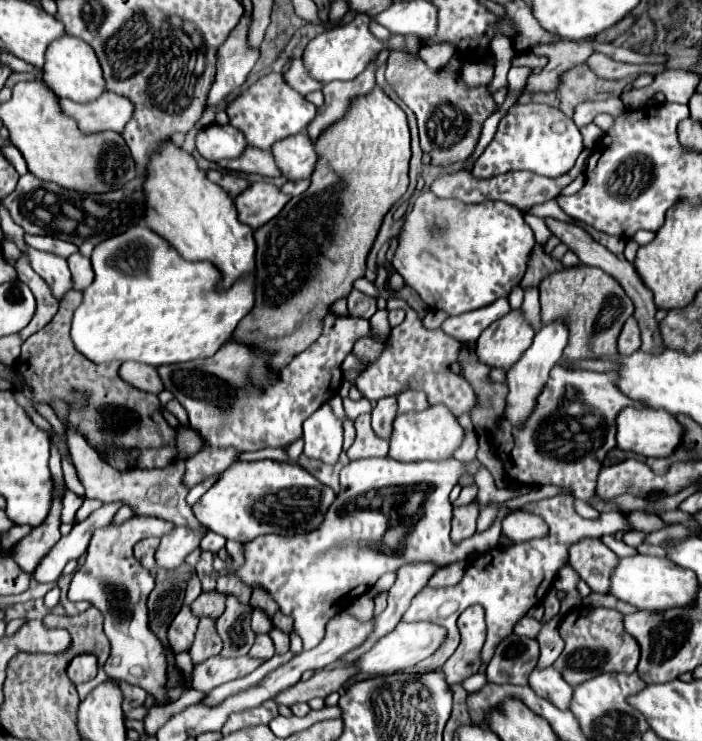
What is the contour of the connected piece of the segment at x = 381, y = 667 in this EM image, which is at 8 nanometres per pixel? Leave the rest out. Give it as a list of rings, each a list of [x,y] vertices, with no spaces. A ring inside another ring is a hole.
[[[422,621],[420,623],[398,623],[394,631],[378,639],[372,645],[372,649],[362,653],[354,661],[354,665],[358,667],[360,673],[368,673],[368,675],[392,675],[398,671],[410,671],[418,661],[432,655],[432,651],[436,651],[436,647],[442,641],[444,641],[444,629],[436,627],[434,623],[422,623]]]

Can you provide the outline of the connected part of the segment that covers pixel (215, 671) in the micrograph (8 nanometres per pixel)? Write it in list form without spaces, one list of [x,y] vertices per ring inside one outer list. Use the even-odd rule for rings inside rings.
[[[214,655],[202,663],[196,663],[192,669],[192,687],[200,689],[202,693],[212,691],[214,687],[252,673],[256,667],[260,667],[264,659],[254,659],[250,655],[244,655],[242,659],[222,657]]]

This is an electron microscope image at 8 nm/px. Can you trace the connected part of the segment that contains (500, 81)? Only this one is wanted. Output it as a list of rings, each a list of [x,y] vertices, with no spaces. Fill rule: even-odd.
[[[496,29],[490,48],[495,54],[496,60],[494,77],[488,88],[490,94],[493,95],[494,91],[502,87],[508,87],[507,74],[511,67],[511,59],[515,56],[515,51],[512,47],[511,40],[498,29]]]

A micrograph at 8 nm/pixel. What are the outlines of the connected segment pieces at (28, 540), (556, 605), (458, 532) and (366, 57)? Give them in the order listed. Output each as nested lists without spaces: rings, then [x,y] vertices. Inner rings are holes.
[[[54,491],[52,493],[52,511],[48,513],[48,519],[44,519],[44,523],[40,527],[34,527],[32,533],[26,535],[12,549],[12,559],[18,563],[18,567],[22,571],[32,573],[38,567],[38,563],[42,561],[42,557],[46,557],[50,553],[50,549],[62,537],[60,531],[58,531],[60,511],[62,511],[60,495]]]
[[[552,587],[550,591],[548,591],[548,595],[546,595],[546,599],[544,599],[544,621],[548,621],[548,619],[552,619],[554,615],[558,615],[558,611],[560,611],[560,601],[558,601],[558,597],[556,597],[556,589]]]
[[[468,503],[454,509],[452,517],[452,541],[460,543],[466,537],[472,537],[476,531],[476,519],[478,519],[478,503]]]
[[[356,15],[356,19],[350,21],[348,25],[324,31],[318,37],[314,37],[306,45],[302,55],[304,67],[310,73],[310,77],[320,83],[356,79],[366,69],[370,59],[386,47],[386,43],[380,43],[378,39],[374,39],[374,35],[368,31],[368,23],[370,23],[368,15]]]

